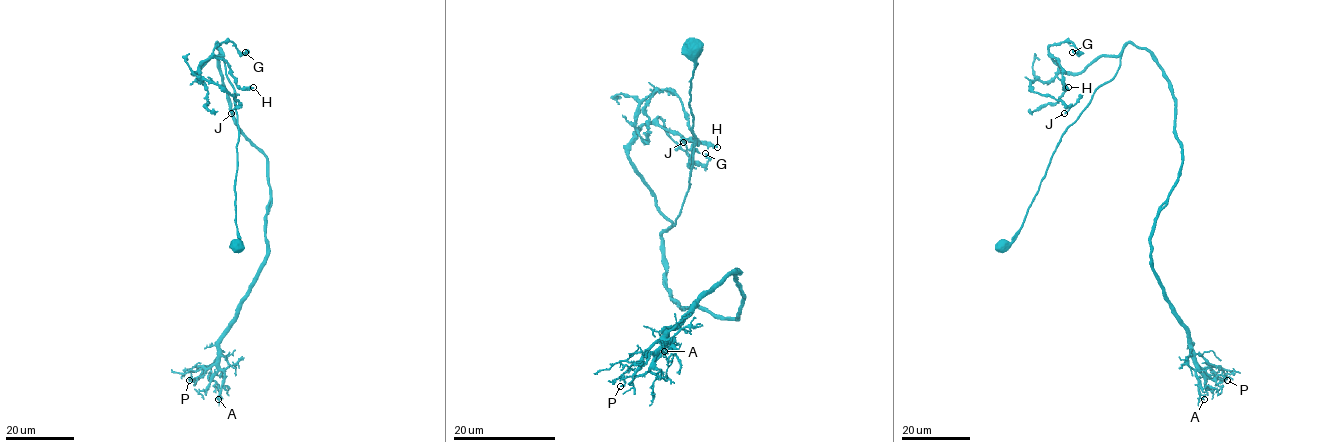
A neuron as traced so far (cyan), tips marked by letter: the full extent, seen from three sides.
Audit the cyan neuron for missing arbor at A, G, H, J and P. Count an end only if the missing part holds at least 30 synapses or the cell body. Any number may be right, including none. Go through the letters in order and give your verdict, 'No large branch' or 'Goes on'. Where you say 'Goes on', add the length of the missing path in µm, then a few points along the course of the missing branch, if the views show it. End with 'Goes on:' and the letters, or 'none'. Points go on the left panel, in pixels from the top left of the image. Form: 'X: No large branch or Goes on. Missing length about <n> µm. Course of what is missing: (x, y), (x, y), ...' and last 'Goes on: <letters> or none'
A: No large branch
G: No large branch
H: Goes on. Missing length about 10 µm. Course of what is missing: (253, 87), (263, 91), (261, 99), (256, 97)
J: No large branch
P: No large branch
Goes on: H

